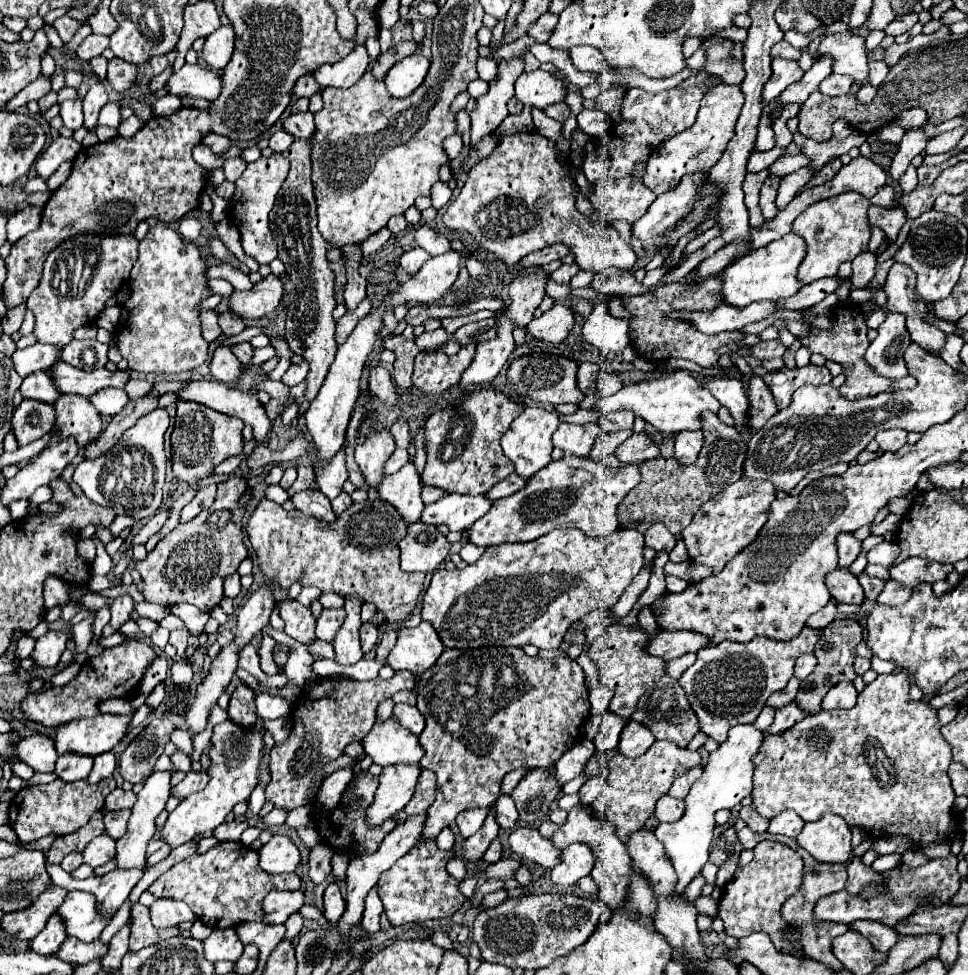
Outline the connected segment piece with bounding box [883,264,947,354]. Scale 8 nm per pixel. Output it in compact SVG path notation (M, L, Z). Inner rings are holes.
M893 264L883 288L887 294L887 310L905 314L911 342L923 350L929 350L931 354L939 354L947 336L929 322L927 302L921 302L921 298L917 298L915 284L915 274L909 266Z

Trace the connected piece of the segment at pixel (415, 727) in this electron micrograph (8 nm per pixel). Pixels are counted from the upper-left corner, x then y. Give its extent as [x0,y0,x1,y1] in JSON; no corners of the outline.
[393,704,425,736]

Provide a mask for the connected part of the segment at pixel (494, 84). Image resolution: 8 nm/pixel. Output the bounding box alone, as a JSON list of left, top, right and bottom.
[471,58,523,146]

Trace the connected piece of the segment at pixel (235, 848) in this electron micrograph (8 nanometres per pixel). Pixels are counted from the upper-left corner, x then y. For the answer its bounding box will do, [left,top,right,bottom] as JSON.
[149,842,301,928]

